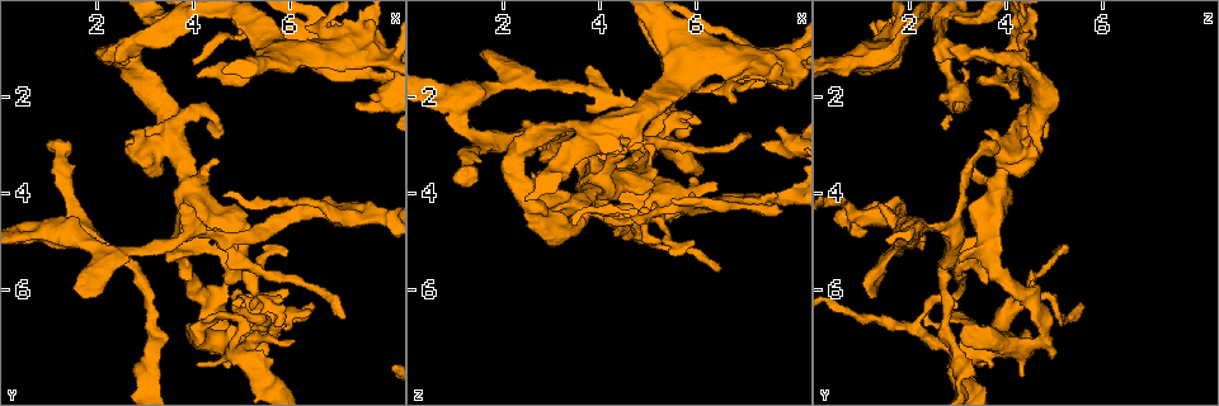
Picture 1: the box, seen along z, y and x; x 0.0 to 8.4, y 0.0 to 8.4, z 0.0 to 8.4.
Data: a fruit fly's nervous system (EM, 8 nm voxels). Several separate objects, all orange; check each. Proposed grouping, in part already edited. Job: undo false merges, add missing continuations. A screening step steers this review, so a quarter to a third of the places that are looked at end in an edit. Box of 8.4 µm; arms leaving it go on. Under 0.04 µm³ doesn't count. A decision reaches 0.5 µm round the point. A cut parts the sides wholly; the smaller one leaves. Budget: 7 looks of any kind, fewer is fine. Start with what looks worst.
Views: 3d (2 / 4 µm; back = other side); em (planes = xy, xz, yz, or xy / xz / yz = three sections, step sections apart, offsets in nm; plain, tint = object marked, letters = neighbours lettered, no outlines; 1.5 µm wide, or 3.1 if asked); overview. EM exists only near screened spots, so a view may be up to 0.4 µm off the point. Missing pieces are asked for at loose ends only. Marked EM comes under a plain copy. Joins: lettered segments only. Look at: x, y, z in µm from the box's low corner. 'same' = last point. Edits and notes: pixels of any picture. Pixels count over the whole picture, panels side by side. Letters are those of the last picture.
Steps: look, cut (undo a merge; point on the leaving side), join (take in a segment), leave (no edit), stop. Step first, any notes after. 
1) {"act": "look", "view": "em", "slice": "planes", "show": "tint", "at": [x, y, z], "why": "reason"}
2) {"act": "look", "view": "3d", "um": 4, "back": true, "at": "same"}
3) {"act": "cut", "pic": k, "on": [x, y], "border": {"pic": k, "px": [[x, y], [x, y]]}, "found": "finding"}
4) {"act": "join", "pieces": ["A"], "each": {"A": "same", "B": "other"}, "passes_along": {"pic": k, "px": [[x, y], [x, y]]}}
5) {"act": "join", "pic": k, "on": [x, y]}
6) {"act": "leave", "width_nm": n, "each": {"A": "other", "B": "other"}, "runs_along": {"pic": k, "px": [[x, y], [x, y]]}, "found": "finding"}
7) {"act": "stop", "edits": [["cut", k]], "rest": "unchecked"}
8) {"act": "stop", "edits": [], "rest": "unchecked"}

{"act": "look", "view": "em", "slice": "xz", "step": 4, "show": "tint", "at": [7.75, 1.60, 4.10], "why": "three arms meet"}

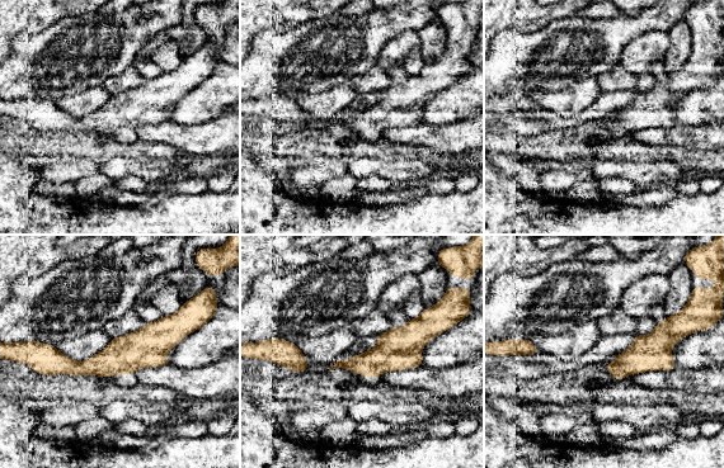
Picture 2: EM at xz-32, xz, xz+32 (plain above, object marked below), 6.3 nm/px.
{"act": "look", "view": "em", "slice": "planes", "show": "letters", "at": "same", "why": "another direction"}

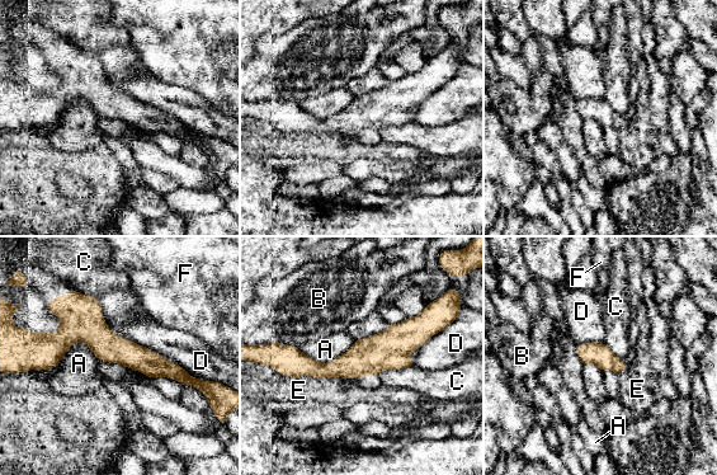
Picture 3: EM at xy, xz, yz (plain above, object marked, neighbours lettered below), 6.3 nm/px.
{"act": "leave", "width_nm": 150, "each": {"A": "other", "B": "other", "C": "other", "D": "other", "E": "other", "F": "other"}, "found": "one neuron here"}

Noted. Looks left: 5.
{"act": "look", "view": "3d", "um": 4, "at": [4.55, 2.80, 4.85], "why": "branch stops here"}

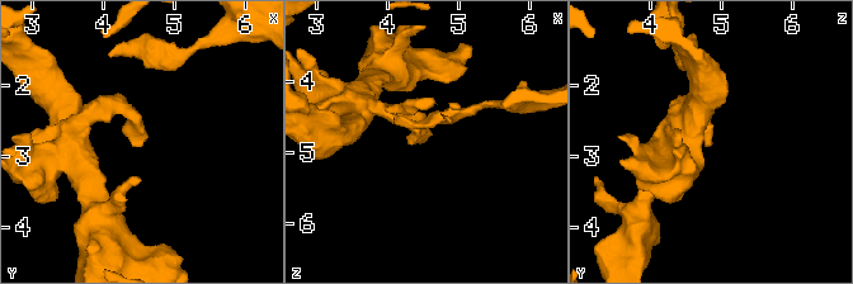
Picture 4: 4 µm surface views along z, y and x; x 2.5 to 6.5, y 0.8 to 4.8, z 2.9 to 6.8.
{"act": "look", "view": "em", "slice": "planes", "show": "letters", "at": [4.50, 2.85, 4.80]}

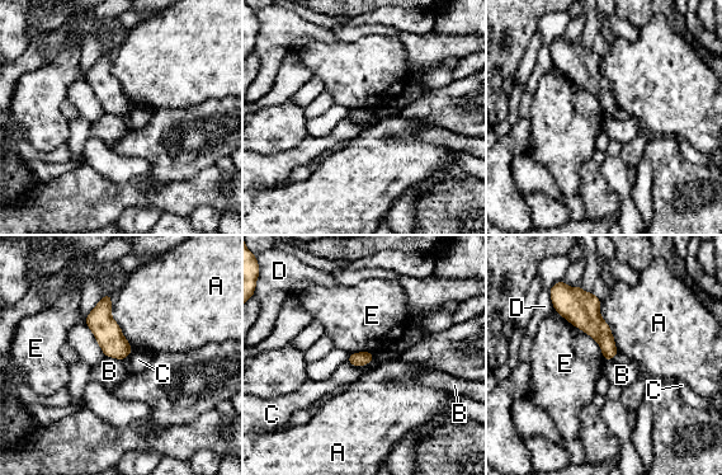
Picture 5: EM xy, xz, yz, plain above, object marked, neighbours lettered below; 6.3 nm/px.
{"act": "leave", "longest_contact_nm": ["E", 460], "each": {"A": "other", "B": "other", "C": "other", "D": "other", "E": "other"}, "found": "none of them fits"}

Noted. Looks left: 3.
{"act": "look", "view": "3d", "um": 2, "at": [6.45, 6.20, 5.55], "why": "tapers out"}

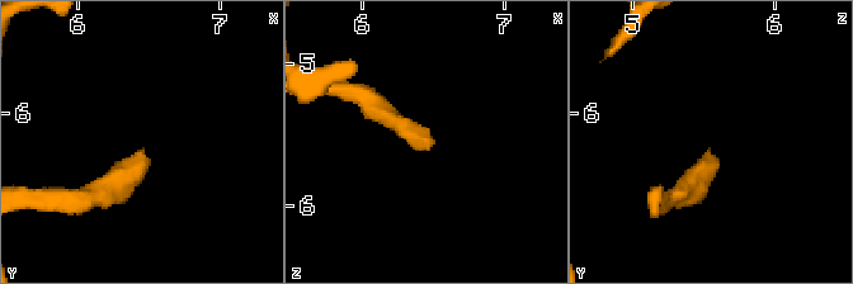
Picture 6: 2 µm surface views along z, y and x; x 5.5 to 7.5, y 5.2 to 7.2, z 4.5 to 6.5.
{"act": "look", "view": "em", "slice": "xz", "step": 8, "show": "letters", "at": [6.46, 6.26, 5.56]}

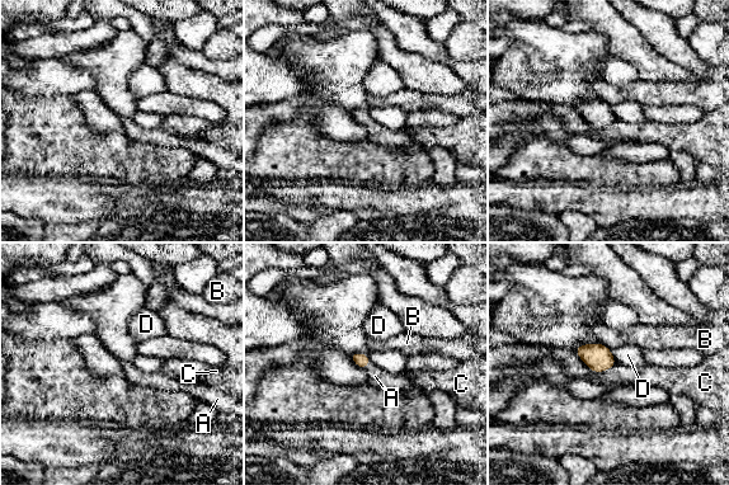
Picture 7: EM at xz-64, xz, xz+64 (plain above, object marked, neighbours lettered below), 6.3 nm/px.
{"act": "look", "view": "em", "slice": "planes", "show": "letters", "at": "same"}

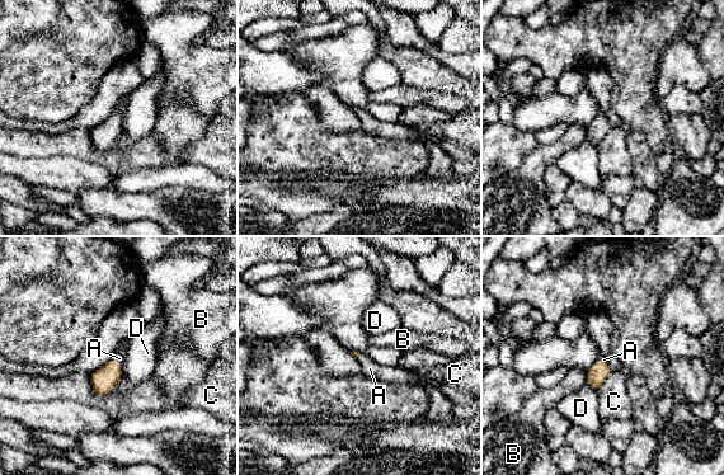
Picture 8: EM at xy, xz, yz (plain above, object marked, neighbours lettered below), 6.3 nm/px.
{"act": "join", "pieces": ["A"], "each": {"A": "same", "B": "other", "C": "other", "D": "other"}, "passes_along": {"pic": 8, "px": [[103, 380], [114, 362], [120, 358]]}, "found": "the neuron continues"}

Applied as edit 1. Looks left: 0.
{"act": "stop", "edits": [["join", 8]], "rest": "unchecked"}

